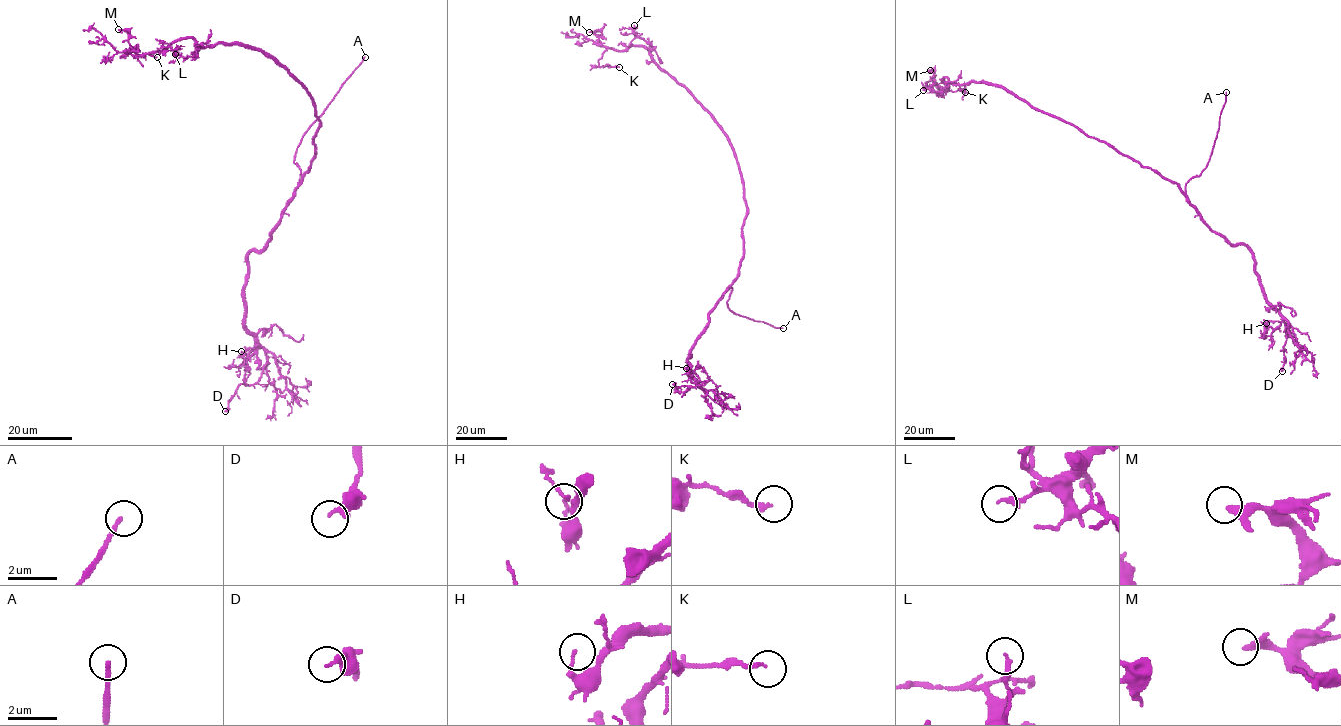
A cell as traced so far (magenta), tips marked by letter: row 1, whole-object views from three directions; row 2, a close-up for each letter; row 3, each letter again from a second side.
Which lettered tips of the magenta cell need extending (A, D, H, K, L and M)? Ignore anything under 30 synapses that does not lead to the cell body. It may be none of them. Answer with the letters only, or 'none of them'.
A, M

